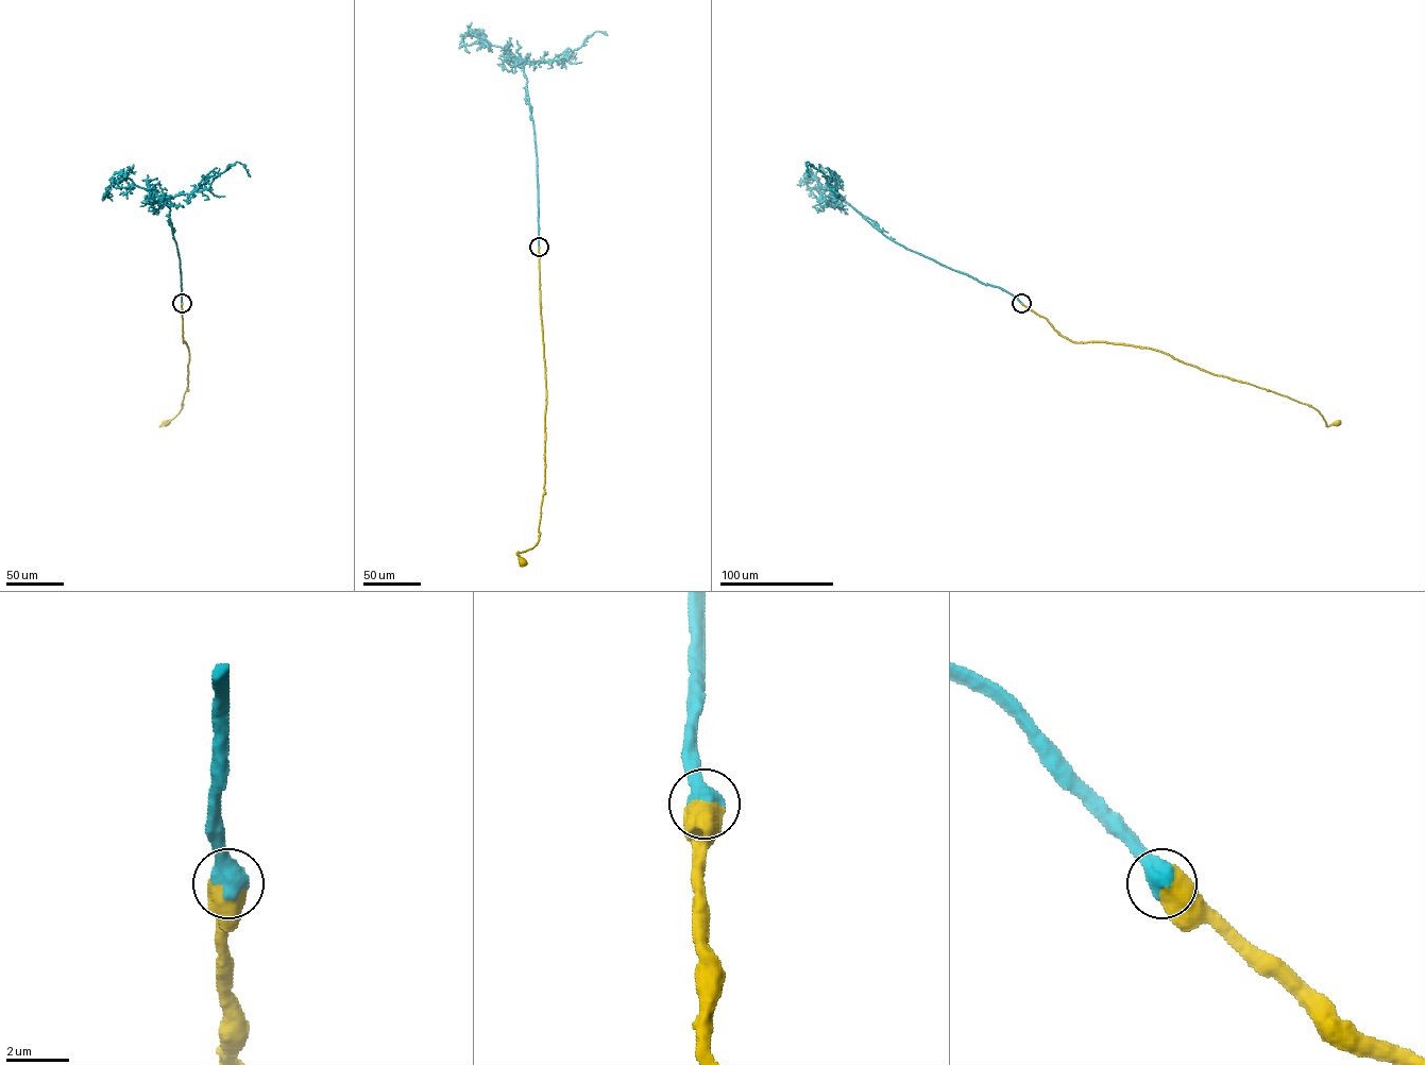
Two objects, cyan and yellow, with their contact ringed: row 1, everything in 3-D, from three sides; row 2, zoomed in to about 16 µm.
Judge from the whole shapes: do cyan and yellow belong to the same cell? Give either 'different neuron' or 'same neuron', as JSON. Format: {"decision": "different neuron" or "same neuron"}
{"decision": "same neuron"}

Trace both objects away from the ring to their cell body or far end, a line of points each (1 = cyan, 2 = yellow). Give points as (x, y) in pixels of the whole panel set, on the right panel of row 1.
1: (1021, 303), (997, 287), (887, 238), (850, 205), (834, 198), (836, 193), (825, 174), (808, 162), (810, 176)
2: (1021, 303), (1072, 341), (1150, 348), (1215, 374), (1310, 405), (1327, 426), (1337, 423)

